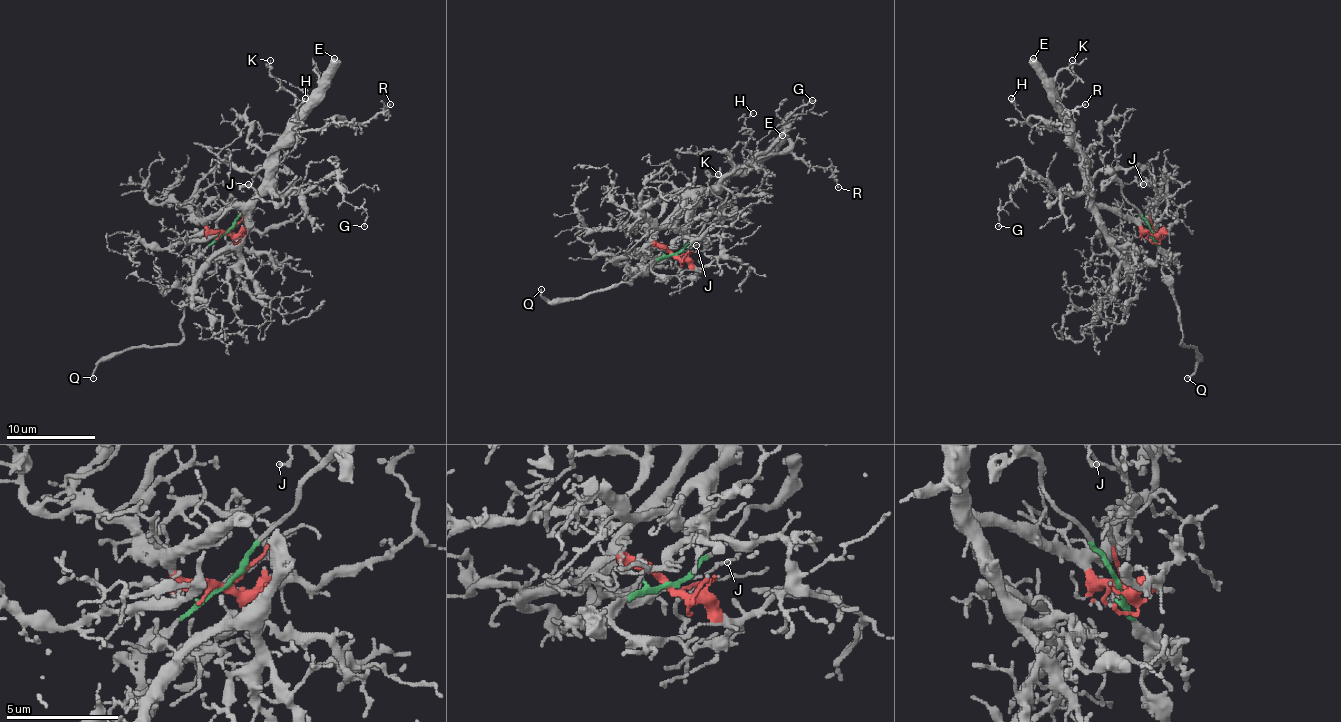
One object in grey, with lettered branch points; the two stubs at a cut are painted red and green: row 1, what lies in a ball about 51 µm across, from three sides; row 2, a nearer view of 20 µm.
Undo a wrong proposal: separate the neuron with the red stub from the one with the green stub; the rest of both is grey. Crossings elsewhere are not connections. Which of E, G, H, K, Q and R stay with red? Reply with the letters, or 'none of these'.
E, G, H, K, R

